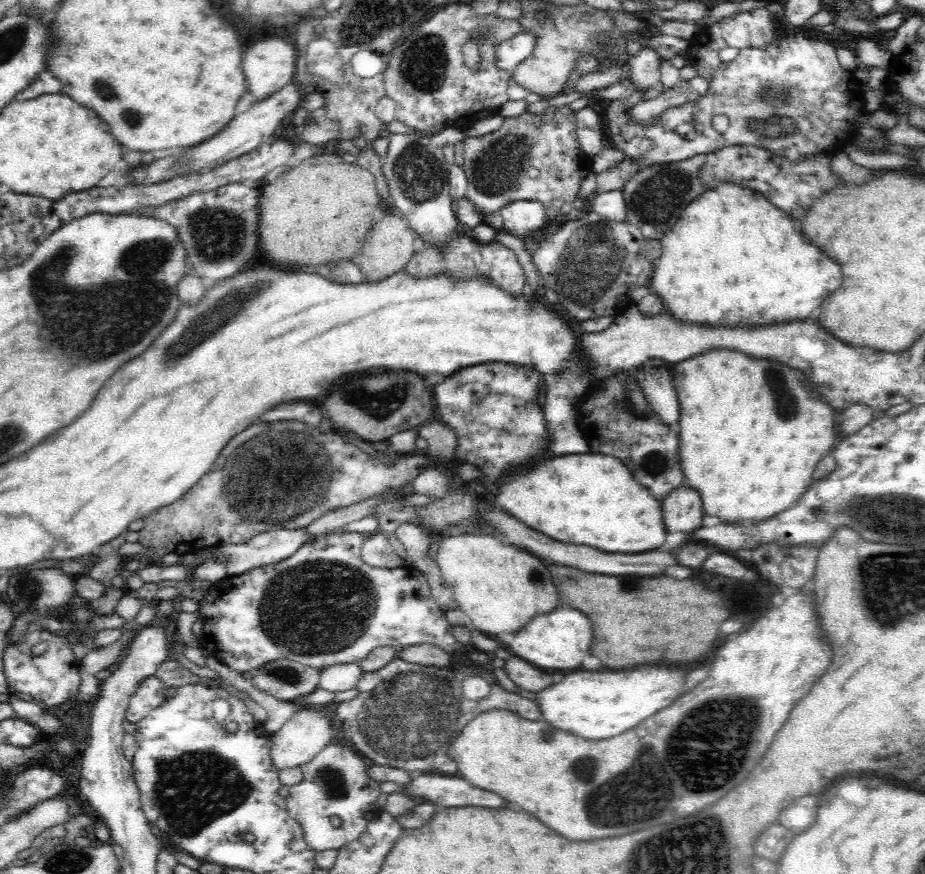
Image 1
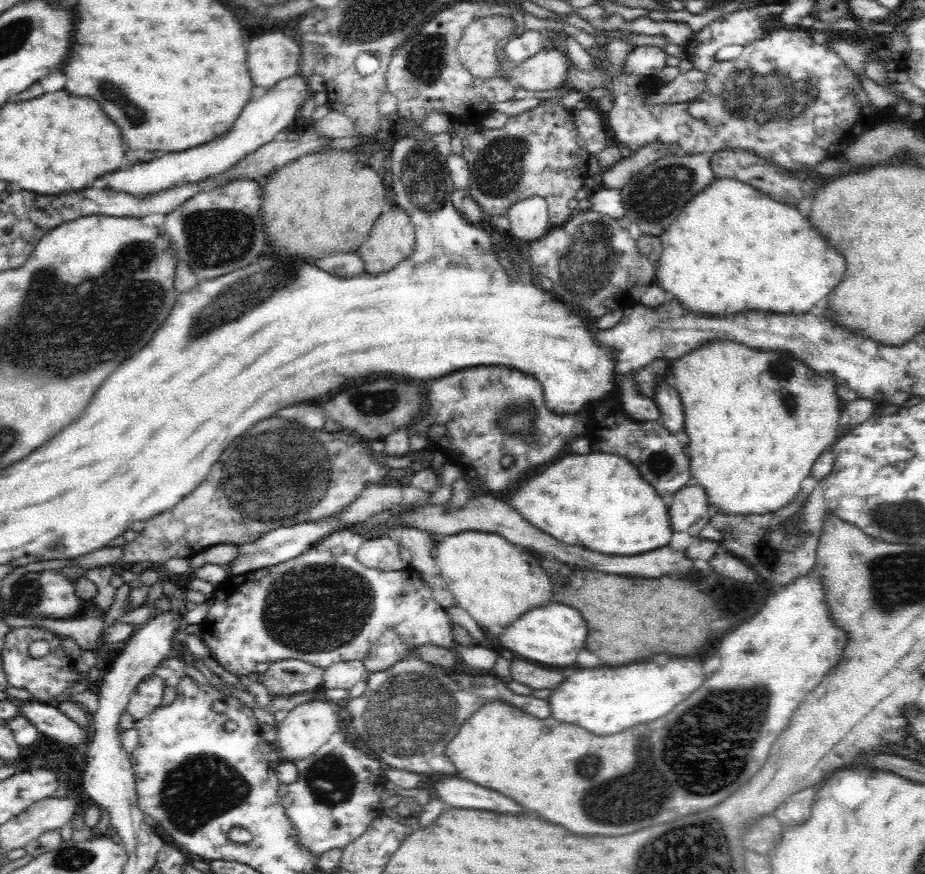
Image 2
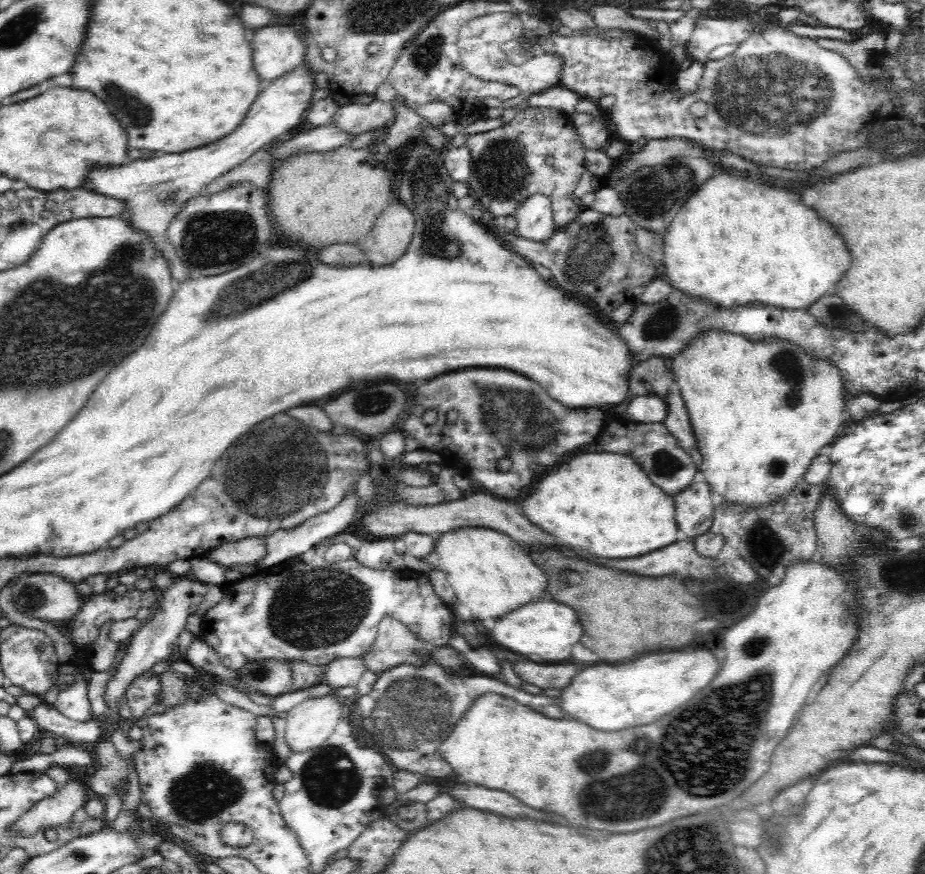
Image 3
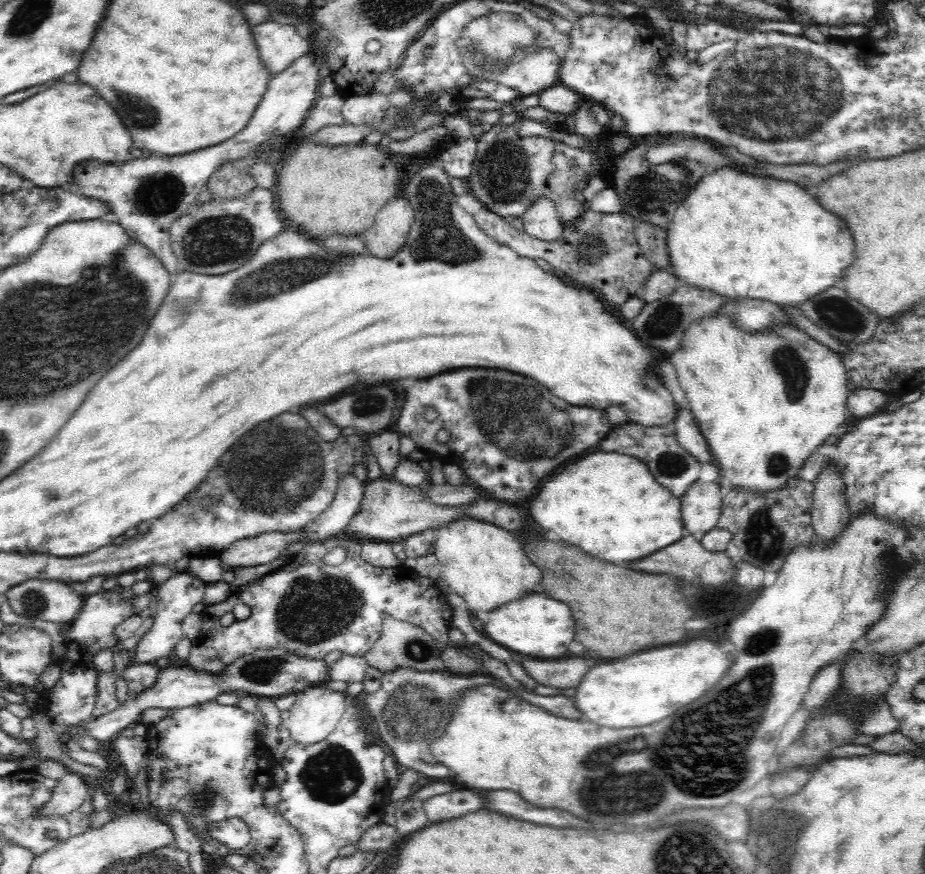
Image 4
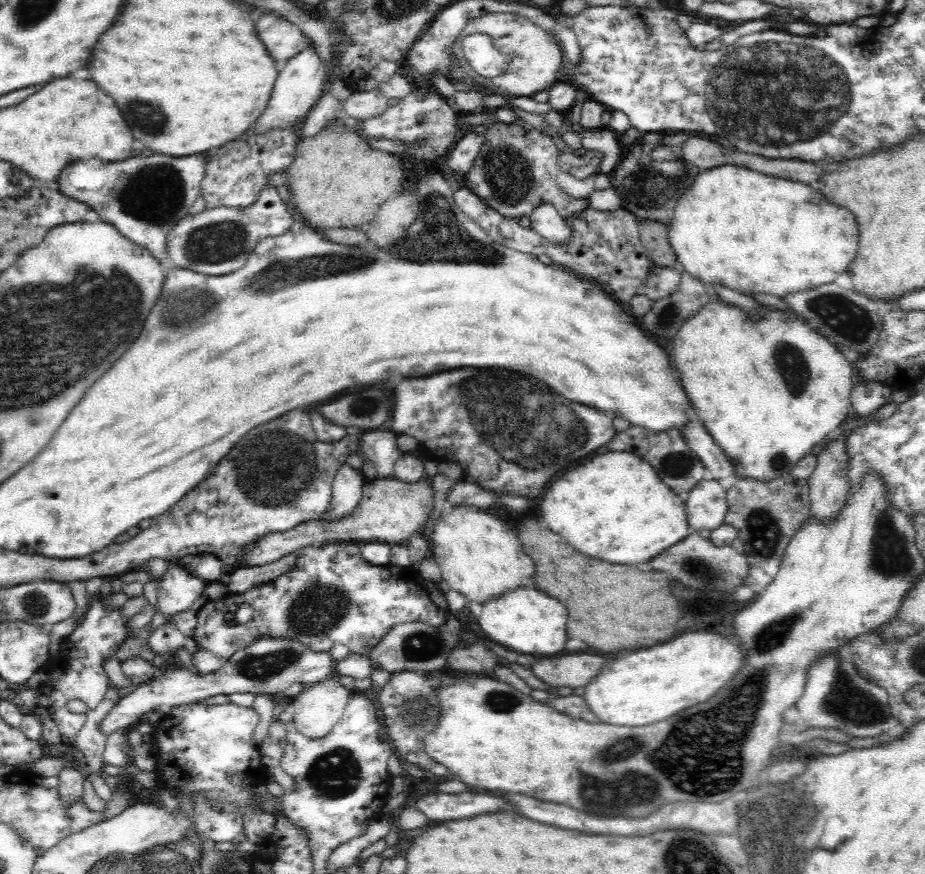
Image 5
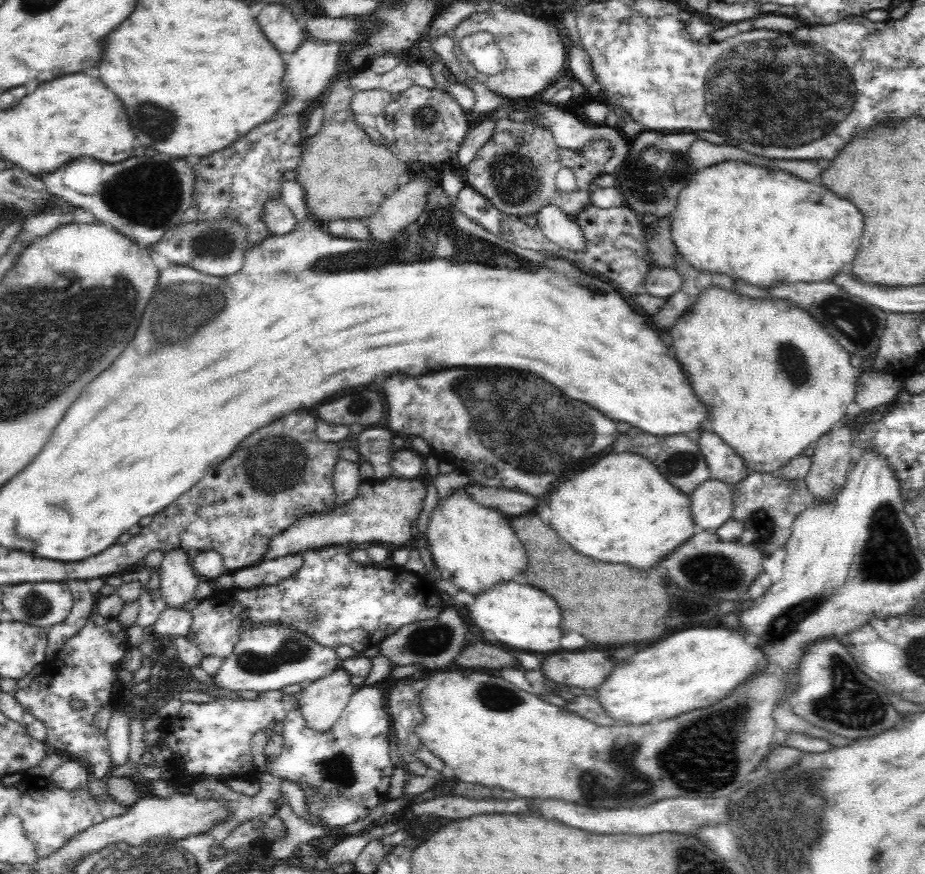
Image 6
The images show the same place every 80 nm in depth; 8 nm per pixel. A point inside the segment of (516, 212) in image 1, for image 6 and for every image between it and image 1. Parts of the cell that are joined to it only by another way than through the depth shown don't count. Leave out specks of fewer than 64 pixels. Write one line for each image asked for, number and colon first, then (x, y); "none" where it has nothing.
2: (528, 219)
3: (534, 221)
4: (540, 220)
5: (545, 221)
6: (561, 229)

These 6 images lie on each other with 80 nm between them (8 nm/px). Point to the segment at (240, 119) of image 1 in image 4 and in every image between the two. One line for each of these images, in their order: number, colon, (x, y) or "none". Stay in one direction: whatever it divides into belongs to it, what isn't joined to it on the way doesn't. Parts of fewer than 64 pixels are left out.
2: (266, 117)
3: (153, 190)
4: (147, 195)

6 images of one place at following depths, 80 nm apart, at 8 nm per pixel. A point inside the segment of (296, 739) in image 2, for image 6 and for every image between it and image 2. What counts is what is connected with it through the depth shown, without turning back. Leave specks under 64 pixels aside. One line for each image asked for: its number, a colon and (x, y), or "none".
3: (311, 722)
4: (317, 710)
5: (317, 708)
6: (321, 703)

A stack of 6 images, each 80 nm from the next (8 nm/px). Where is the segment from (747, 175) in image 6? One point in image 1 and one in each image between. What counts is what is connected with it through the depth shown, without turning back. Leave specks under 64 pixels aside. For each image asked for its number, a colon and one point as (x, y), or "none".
1: (732, 259)
2: (733, 249)
3: (734, 242)
4: (739, 236)
5: (755, 234)

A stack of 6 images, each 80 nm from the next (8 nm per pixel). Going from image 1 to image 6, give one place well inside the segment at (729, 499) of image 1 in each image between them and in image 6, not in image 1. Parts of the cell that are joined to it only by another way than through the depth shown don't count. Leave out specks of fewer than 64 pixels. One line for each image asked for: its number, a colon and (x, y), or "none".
2: (755, 422)
3: (760, 412)
4: (763, 402)
5: (769, 391)
6: (775, 382)

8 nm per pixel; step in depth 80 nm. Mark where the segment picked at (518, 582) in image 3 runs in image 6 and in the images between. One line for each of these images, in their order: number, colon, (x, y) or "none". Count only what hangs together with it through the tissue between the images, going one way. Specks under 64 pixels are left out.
4: (486, 565)
5: (480, 556)
6: (475, 547)

